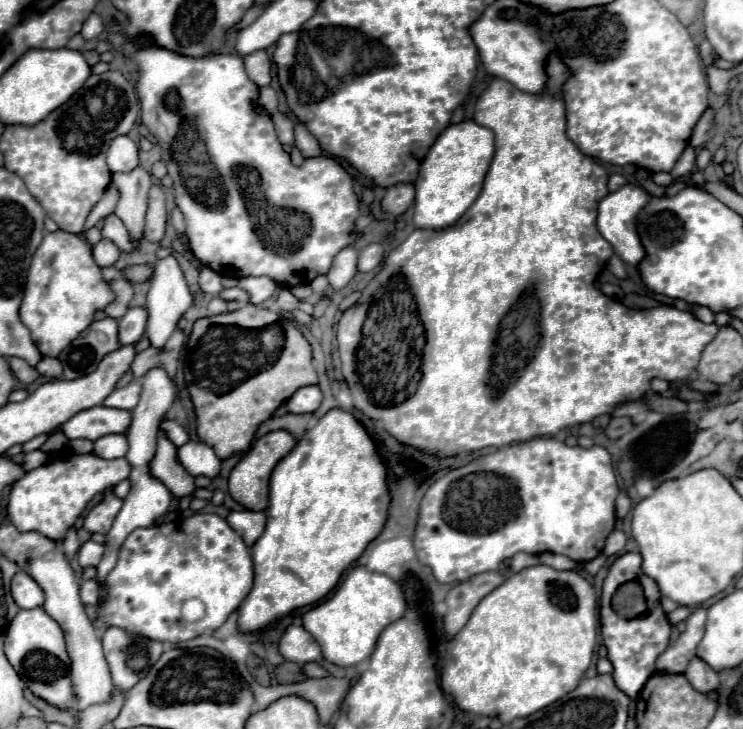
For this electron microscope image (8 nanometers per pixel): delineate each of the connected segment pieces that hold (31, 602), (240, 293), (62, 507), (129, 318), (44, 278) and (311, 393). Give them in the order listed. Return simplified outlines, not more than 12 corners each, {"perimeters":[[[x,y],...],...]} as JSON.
{"perimeters":[[[26,572],[12,578],[12,598],[20,608],[38,608],[44,592]],[[226,288],[220,292],[222,300],[238,300],[246,304],[248,292],[242,288]],[[50,456],[12,486],[22,532],[62,540],[94,494],[128,476],[126,458]],[[130,308],[118,320],[120,344],[144,336],[148,312]],[[80,234],[38,246],[20,306],[58,356],[114,302]],[[318,386],[298,388],[288,412],[314,412],[322,402]]]}

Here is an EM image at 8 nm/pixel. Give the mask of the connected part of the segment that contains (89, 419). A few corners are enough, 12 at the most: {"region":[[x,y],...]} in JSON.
{"region":[[94,406],[60,426],[68,440],[124,434],[130,412]]}

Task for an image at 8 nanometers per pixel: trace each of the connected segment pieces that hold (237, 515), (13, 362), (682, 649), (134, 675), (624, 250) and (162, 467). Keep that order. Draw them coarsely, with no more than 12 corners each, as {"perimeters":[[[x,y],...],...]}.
{"perimeters":[[[238,510],[228,524],[252,546],[266,526],[264,512]],[[10,358],[14,376],[24,384],[38,378],[26,360]],[[706,608],[658,656],[656,672],[684,674],[704,634]],[[106,628],[112,680],[130,690],[164,652],[162,642]],[[624,184],[598,204],[596,226],[626,264],[644,258],[636,214],[648,192]],[[158,432],[150,474],[176,498],[194,494],[194,478],[176,462],[176,446]]]}

